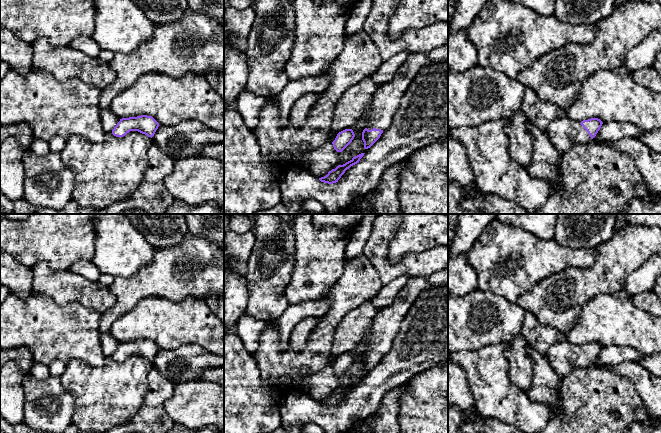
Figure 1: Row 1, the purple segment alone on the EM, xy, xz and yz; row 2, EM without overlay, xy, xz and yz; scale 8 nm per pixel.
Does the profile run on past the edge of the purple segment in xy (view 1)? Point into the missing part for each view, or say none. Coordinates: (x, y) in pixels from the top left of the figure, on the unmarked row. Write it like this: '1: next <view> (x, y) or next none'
1: next none

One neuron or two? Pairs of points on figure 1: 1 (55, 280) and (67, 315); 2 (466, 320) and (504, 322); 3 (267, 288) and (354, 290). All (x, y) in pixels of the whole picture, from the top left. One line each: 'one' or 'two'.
1: two
2: one
3: two

